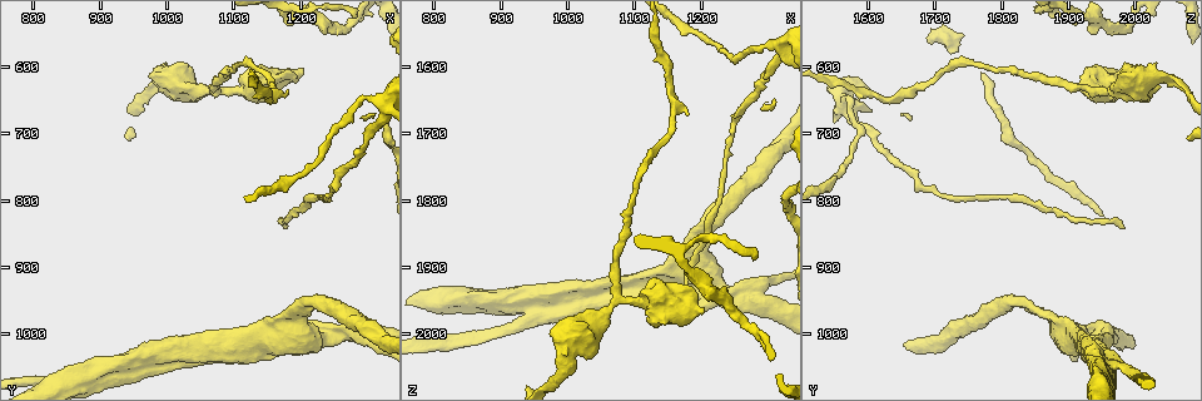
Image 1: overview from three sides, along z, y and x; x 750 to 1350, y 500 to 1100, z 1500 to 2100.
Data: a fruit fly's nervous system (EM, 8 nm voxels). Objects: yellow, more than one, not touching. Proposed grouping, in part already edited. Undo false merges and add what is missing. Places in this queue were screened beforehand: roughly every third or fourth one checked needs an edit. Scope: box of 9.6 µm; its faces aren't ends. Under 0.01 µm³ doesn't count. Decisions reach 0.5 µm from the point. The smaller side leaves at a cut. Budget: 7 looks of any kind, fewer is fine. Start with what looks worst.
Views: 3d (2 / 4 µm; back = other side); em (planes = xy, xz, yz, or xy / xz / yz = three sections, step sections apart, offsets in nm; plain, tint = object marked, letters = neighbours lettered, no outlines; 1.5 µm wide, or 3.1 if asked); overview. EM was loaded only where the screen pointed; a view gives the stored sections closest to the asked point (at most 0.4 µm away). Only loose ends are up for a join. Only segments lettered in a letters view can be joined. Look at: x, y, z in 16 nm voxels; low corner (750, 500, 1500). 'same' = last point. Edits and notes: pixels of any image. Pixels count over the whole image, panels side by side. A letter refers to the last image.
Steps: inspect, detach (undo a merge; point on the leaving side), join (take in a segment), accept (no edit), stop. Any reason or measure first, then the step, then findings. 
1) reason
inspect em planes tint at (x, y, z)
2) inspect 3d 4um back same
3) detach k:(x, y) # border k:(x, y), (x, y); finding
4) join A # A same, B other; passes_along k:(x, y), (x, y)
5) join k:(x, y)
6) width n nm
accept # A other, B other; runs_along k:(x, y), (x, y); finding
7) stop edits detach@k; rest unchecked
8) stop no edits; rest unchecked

a fork
inspect 3d 4um at (1275, 1000, 1940)

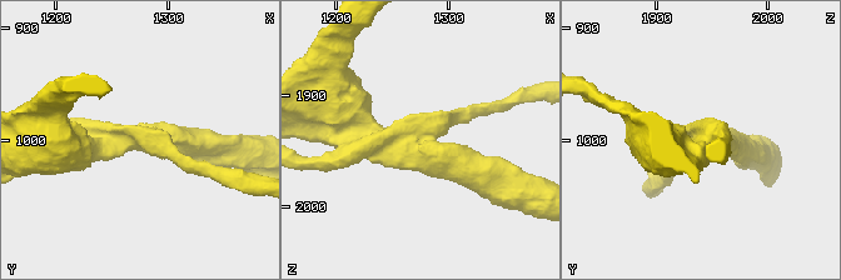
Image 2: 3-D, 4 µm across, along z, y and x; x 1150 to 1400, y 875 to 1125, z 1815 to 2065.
arms 3; arm_widths 220, 340, 400 nm
inspect em xy step 4 tint at (1278, 1000, 1942)

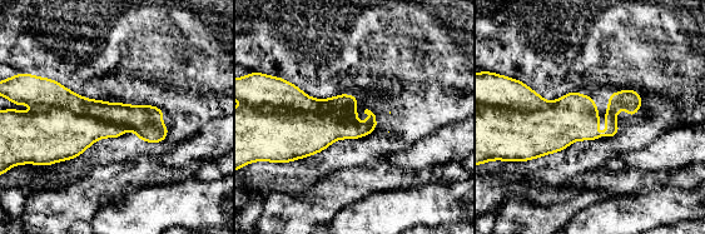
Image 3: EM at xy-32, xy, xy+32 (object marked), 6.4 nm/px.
inspect em xy step 4 letters same

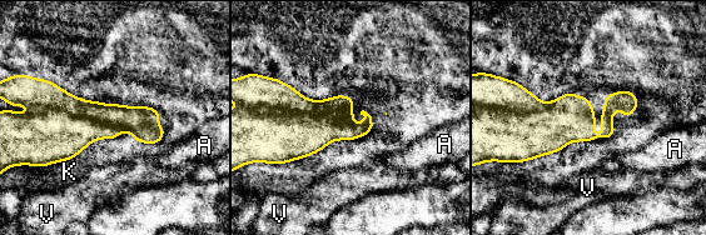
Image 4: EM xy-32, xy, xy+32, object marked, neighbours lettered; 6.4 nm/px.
detach 4:(49, 95) # A other, K other, V other; border 4:(40, 109), (90, 115), (123, 130); a second neuron is stuck on

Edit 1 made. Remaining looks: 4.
stops while still wide
inspect 3d 4um at (1170, 970, 1865)

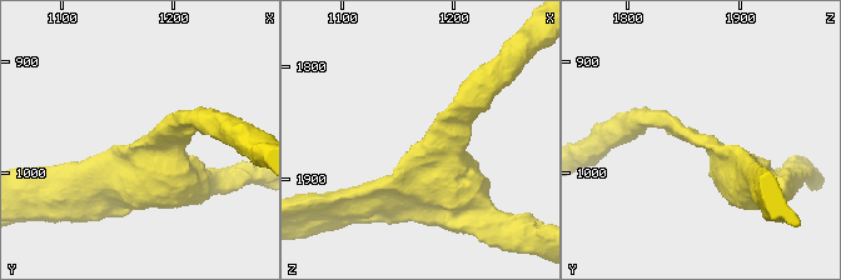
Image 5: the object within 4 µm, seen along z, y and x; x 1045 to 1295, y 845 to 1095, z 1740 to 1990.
inspect em planes tint at (1170, 974, 1868)

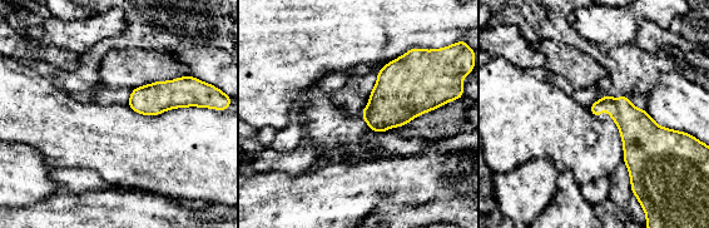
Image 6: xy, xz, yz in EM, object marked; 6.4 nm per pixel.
what lies round it
inspect em planes letters same

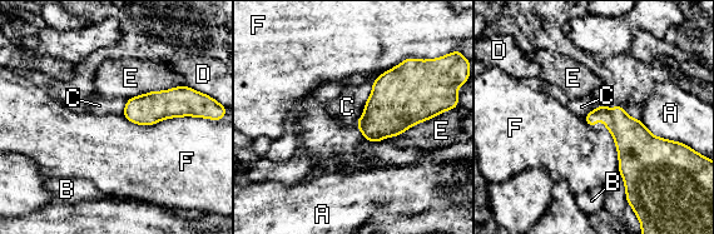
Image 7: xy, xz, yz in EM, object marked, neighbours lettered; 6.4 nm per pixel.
accept # A other, B other, C other, D other, E other, F other; border 7:(376, 79), (372, 93), (362, 108); no lettered segment goes on from it

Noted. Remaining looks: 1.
stop edits detach@4; rest unchecked

